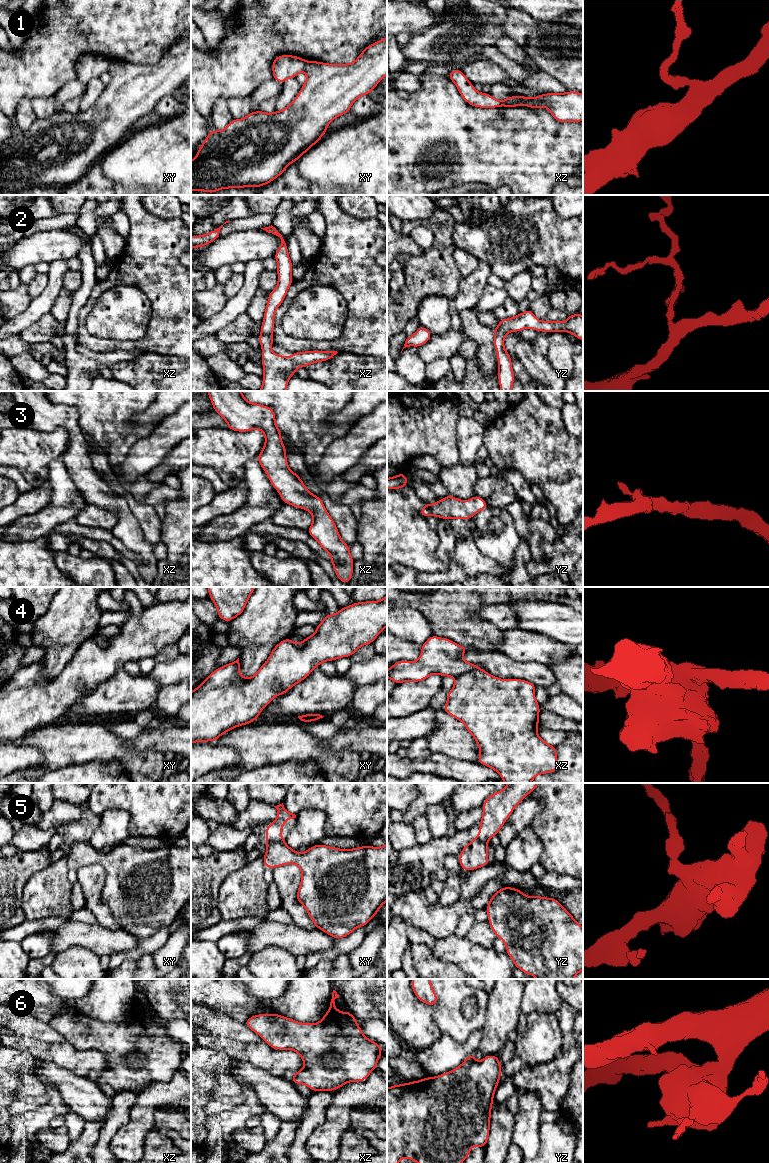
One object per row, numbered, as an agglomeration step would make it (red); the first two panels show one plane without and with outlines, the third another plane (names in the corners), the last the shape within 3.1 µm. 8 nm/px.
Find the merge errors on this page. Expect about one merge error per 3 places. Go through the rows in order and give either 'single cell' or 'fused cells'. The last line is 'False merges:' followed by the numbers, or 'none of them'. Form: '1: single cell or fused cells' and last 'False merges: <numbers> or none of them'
1: fused cells
2: single cell
3: single cell
4: fused cells
5: fused cells
6: single cell
False merges: 1, 4, 5

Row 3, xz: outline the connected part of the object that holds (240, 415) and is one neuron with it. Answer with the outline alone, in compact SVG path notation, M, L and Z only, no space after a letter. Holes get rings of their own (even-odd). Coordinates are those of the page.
M241 391L207 392L214 411L226 421L229 430L247 432L259 429L264 433L265 444L256 460L267 473L284 504L308 510L312 514L313 523L306 531L331 555L329 561L337 578L349 585L354 563L350 546L341 539L323 500L312 494L303 480L288 468L286 447L281 439L281 430L275 422L274 410L247 401Z

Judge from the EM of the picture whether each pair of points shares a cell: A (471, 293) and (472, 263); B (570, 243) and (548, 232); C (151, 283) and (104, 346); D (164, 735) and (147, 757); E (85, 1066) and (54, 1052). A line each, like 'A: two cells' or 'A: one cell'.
A: two cells
B: one cell
C: one cell
D: two cells
E: one cell

